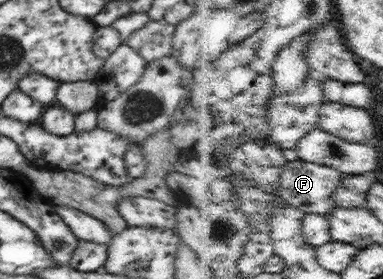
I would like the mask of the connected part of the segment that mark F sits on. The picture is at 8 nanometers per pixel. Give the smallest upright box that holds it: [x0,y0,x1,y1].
[280,160,346,215]

